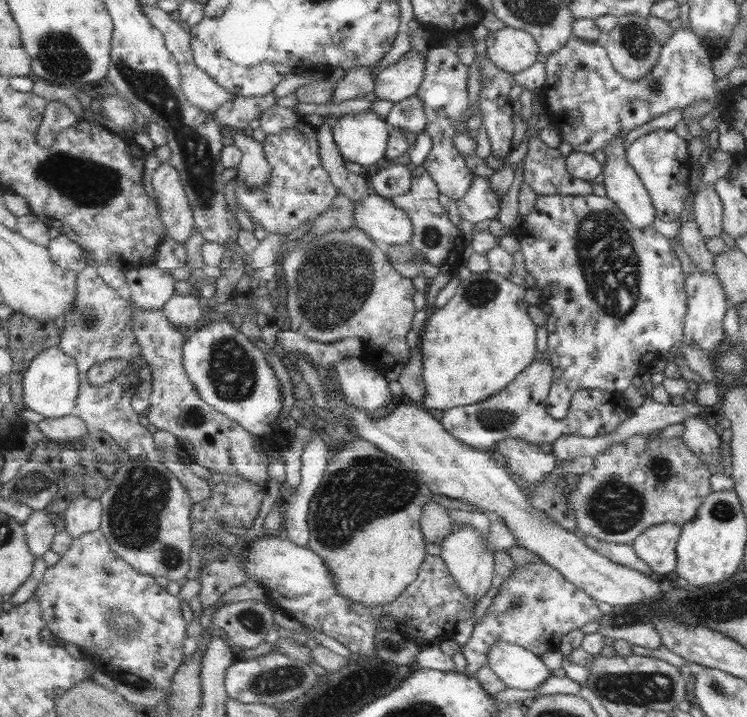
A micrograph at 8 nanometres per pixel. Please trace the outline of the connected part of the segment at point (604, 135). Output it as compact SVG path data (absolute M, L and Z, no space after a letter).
M687 29L671 32L669 39L660 48L657 60L647 74L639 80L623 78L612 67L602 43L594 43L571 36L561 48L550 52L544 64L545 80L537 97L543 99L542 109L547 114L550 126L556 127L560 139L571 146L572 152L592 154L595 150L603 151L609 141L620 134L631 132L635 126L647 124L651 118L661 116L673 109L683 109L699 101L709 101L714 107L715 92L714 74L711 68L712 59L701 47L699 38Z

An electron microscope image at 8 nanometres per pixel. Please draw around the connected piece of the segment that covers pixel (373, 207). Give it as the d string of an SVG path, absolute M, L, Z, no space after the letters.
M376 192L353 206L356 226L377 244L388 247L411 242L415 234L411 217L402 208L397 208L391 199Z

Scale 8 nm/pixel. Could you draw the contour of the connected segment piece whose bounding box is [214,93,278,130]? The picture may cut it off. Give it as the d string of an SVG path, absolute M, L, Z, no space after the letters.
M272 93L257 97L233 95L233 99L221 106L214 116L216 121L222 126L248 130L249 124L255 118L260 118L263 113L275 106L277 99Z

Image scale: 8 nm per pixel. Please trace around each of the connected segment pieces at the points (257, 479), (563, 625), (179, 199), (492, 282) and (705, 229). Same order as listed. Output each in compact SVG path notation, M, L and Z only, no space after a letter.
M132 299L130 305L134 310L133 328L140 343L142 356L153 369L153 392L150 396L150 408L147 410L146 418L153 423L159 430L167 430L172 433L177 440L187 439L187 443L193 445L195 453L194 457L184 456L184 459L190 463L197 463L201 467L210 471L223 474L231 474L241 476L261 487L266 487L269 482L269 457L265 454L259 454L259 450L255 448L256 438L249 434L245 427L229 418L225 413L211 406L204 398L201 398L200 392L196 389L193 381L189 378L186 368L184 367L184 343L187 339L186 331L175 327L174 324L165 316L162 310L143 310L139 308Z
M535 559L526 565L515 564L514 568L513 574L503 579L499 592L486 608L486 615L472 626L471 635L464 643L464 673L469 678L473 677L479 668L488 666L488 651L498 640L526 647L529 652L539 657L544 652L557 650L564 634L580 628L587 622L601 620L603 614L598 603L565 581L557 570L543 561Z
M161 163L153 172L152 186L160 205L162 224L169 237L187 244L196 229L192 204L189 202L180 172L172 163Z
M493 271L471 273L460 281L453 297L446 305L429 313L418 342L422 350L423 378L426 384L426 396L418 405L428 409L442 411L483 401L499 392L504 386L511 384L519 374L527 368L535 356L535 327L529 318L525 296L526 287L510 282L504 275Z
M699 184L692 202L692 220L704 239L719 237L722 204L712 184Z

